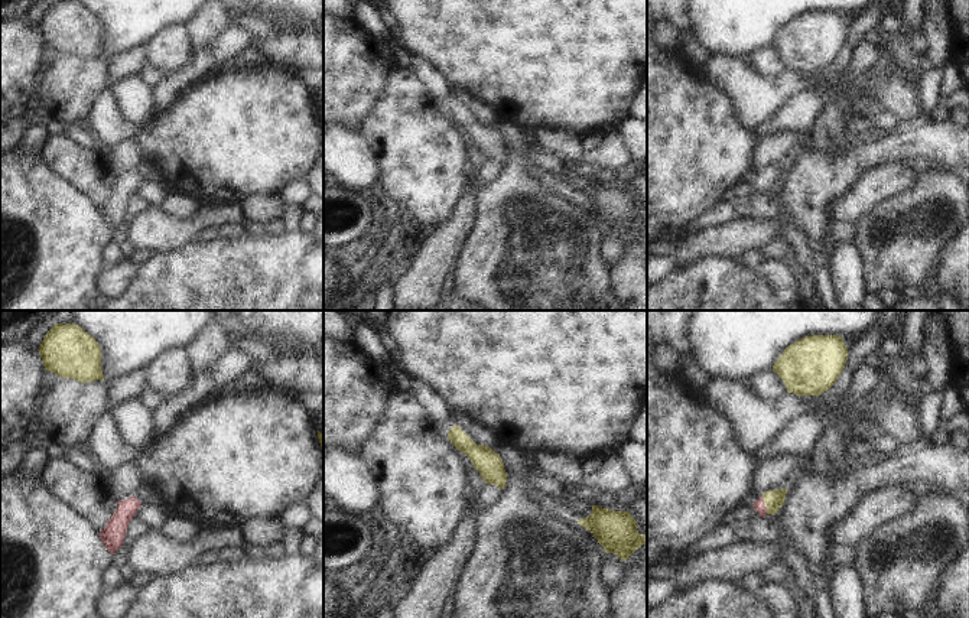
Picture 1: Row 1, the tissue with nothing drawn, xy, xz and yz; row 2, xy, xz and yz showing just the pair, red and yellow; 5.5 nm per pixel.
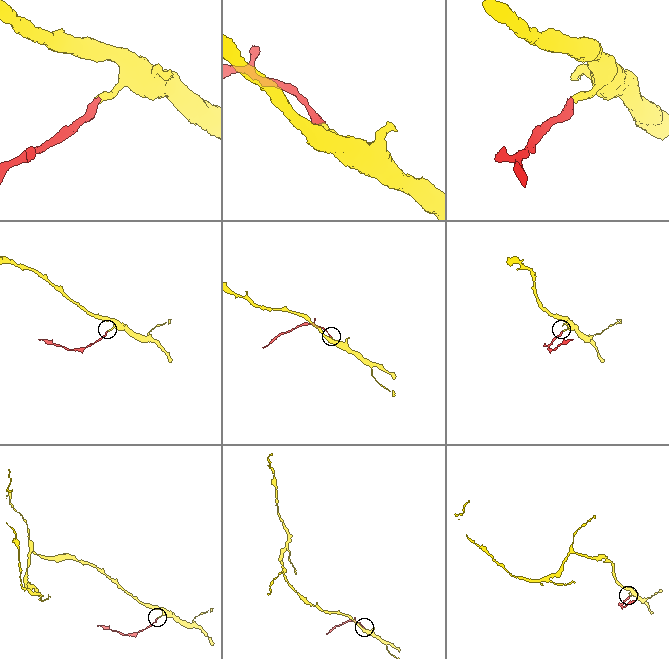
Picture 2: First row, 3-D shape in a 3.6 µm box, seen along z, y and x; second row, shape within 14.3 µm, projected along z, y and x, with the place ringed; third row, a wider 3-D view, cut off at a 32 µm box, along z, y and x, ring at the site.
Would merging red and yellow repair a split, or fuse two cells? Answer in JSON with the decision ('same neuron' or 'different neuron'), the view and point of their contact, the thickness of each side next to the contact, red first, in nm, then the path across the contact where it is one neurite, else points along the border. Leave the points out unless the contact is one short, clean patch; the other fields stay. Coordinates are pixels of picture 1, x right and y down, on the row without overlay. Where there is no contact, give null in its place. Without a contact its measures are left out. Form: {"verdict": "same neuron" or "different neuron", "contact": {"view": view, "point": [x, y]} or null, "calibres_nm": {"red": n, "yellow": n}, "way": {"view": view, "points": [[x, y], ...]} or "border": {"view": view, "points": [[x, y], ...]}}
{"verdict": "same neuron", "contact": {"view": "yz", "point": [764, 182]}, "calibres_nm": {"red": 70, "yellow": 110}, "way": {"view": "yz", "points": [[758, 182], [764, 182], [773, 176]]}}

